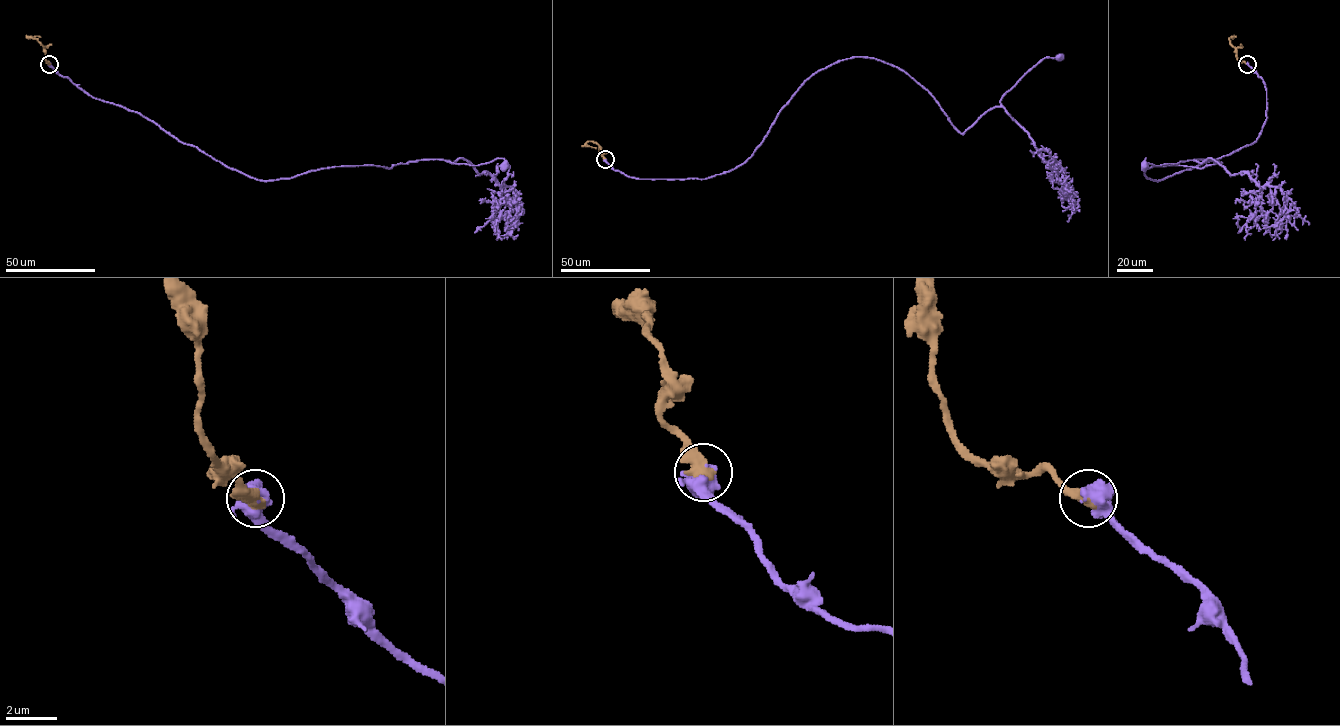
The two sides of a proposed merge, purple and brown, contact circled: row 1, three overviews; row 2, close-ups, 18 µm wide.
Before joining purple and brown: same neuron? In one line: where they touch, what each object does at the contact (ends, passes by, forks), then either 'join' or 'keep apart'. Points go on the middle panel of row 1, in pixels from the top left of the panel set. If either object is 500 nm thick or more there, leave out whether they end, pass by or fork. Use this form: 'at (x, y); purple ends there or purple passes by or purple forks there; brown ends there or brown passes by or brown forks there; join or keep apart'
at (605, 159); join

